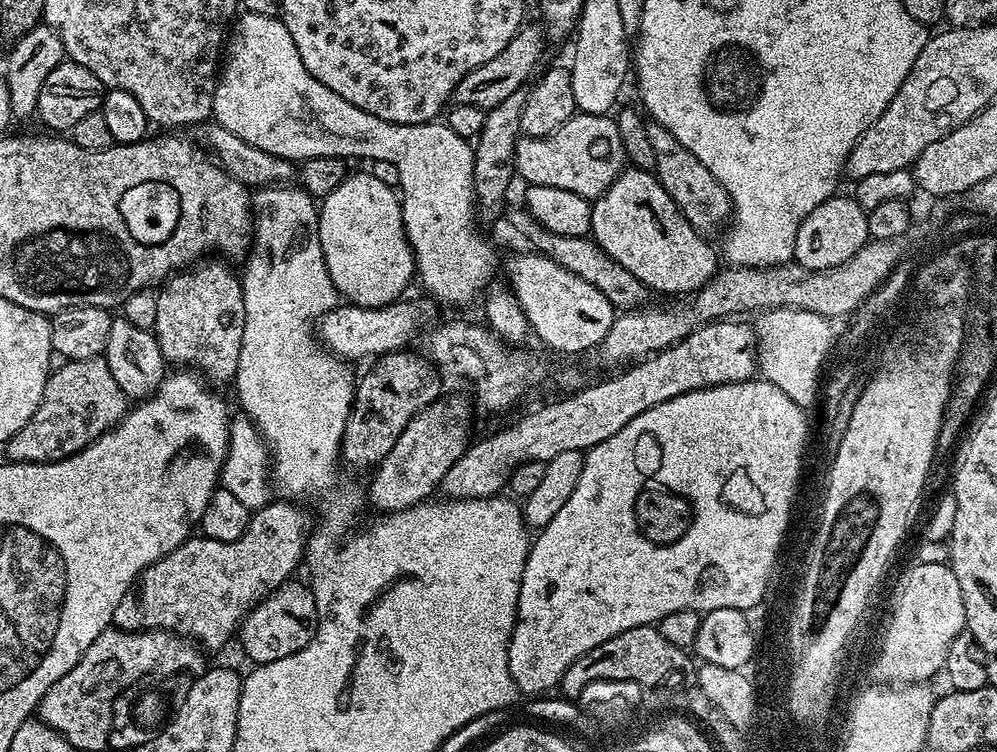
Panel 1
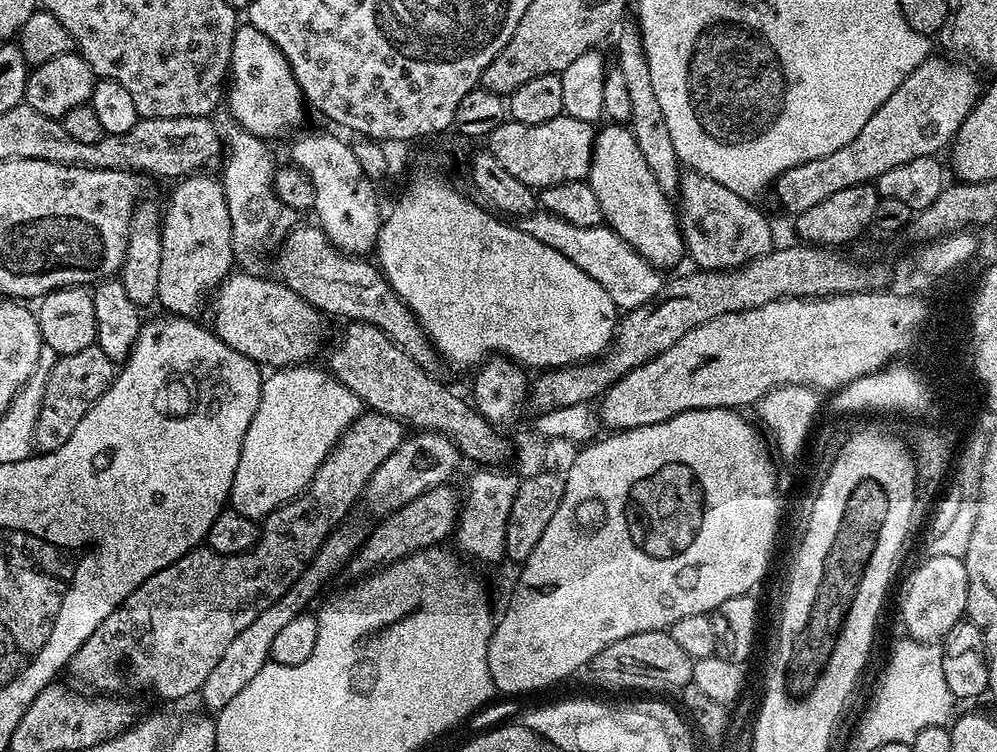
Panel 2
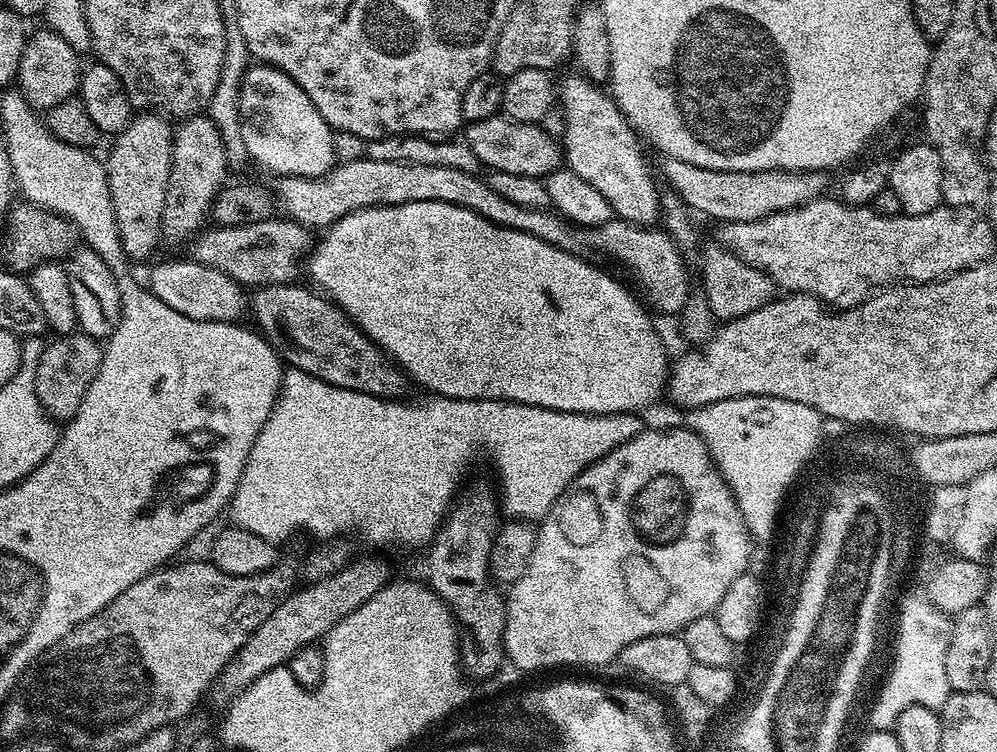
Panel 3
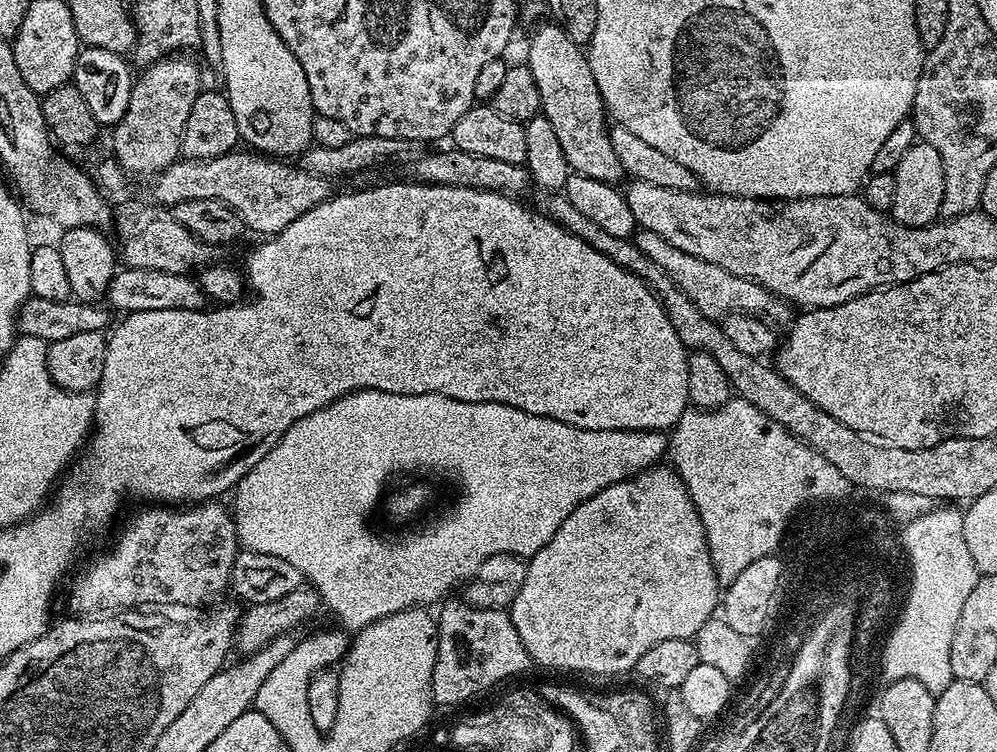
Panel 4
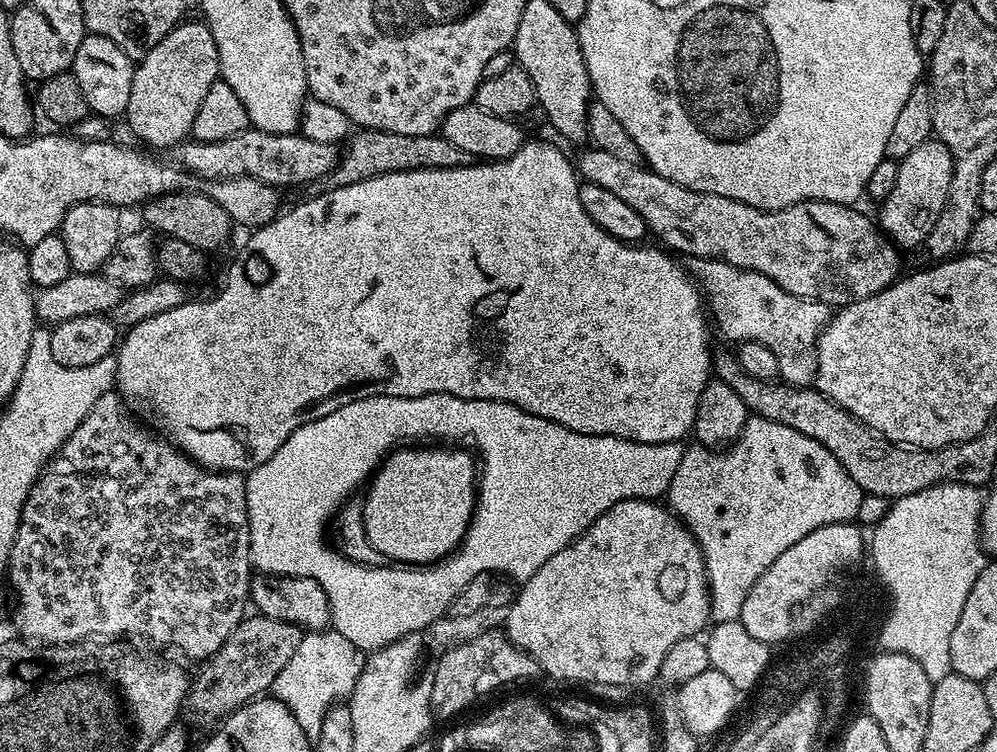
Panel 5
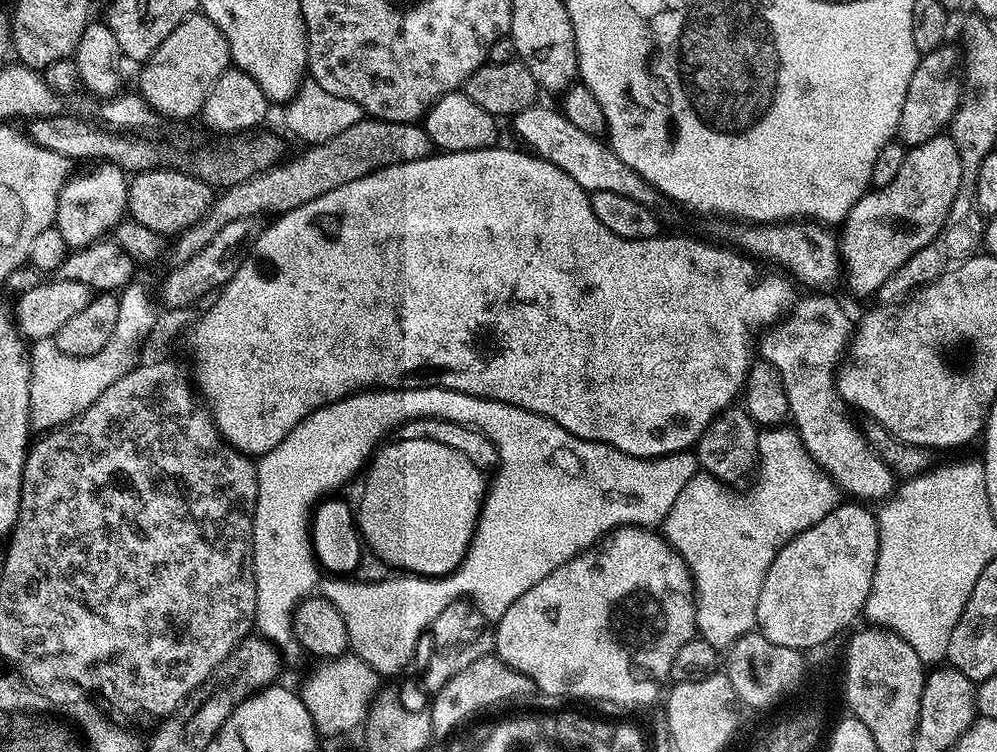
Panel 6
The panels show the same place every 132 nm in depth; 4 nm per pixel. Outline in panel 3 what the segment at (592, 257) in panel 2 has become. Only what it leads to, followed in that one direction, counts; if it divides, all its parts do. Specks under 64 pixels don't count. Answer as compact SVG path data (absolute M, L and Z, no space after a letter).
M365 158L345 164L337 163L326 174L314 178L282 176L275 183L274 195L279 207L288 211L285 212L287 219L296 220L309 230L327 230L346 214L363 208L398 206L406 202L446 202L474 210L474 214L503 228L542 238L542 242L575 256L592 258L595 252L601 252L617 260L622 267L632 271L633 278L644 287L648 295L647 303L660 312L679 314L688 301L689 265L685 264L683 254L663 227L631 224L613 218L597 228L587 228L565 220L555 210L518 206L518 202L510 202L502 198L502 194L490 190L487 181L477 173L454 170L454 166L422 166L418 162L386 162Z

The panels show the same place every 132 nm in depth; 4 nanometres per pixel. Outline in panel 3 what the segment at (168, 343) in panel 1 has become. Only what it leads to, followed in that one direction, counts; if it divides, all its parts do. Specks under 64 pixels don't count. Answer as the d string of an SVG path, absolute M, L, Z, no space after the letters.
M207 114L190 116L181 124L184 125L177 127L172 137L172 165L166 206L162 210L162 236L165 241L188 242L205 231L212 214L212 204L217 194L226 187L230 169L222 134L211 117Z

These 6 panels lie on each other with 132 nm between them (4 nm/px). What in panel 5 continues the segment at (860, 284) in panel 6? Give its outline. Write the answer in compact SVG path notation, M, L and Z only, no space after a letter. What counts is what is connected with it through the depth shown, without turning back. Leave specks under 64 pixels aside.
M929 138L922 146L910 150L906 158L898 163L898 179L894 190L879 205L878 227L897 249L916 248L927 241L934 222L948 204L950 178L954 178L954 158L941 140Z

